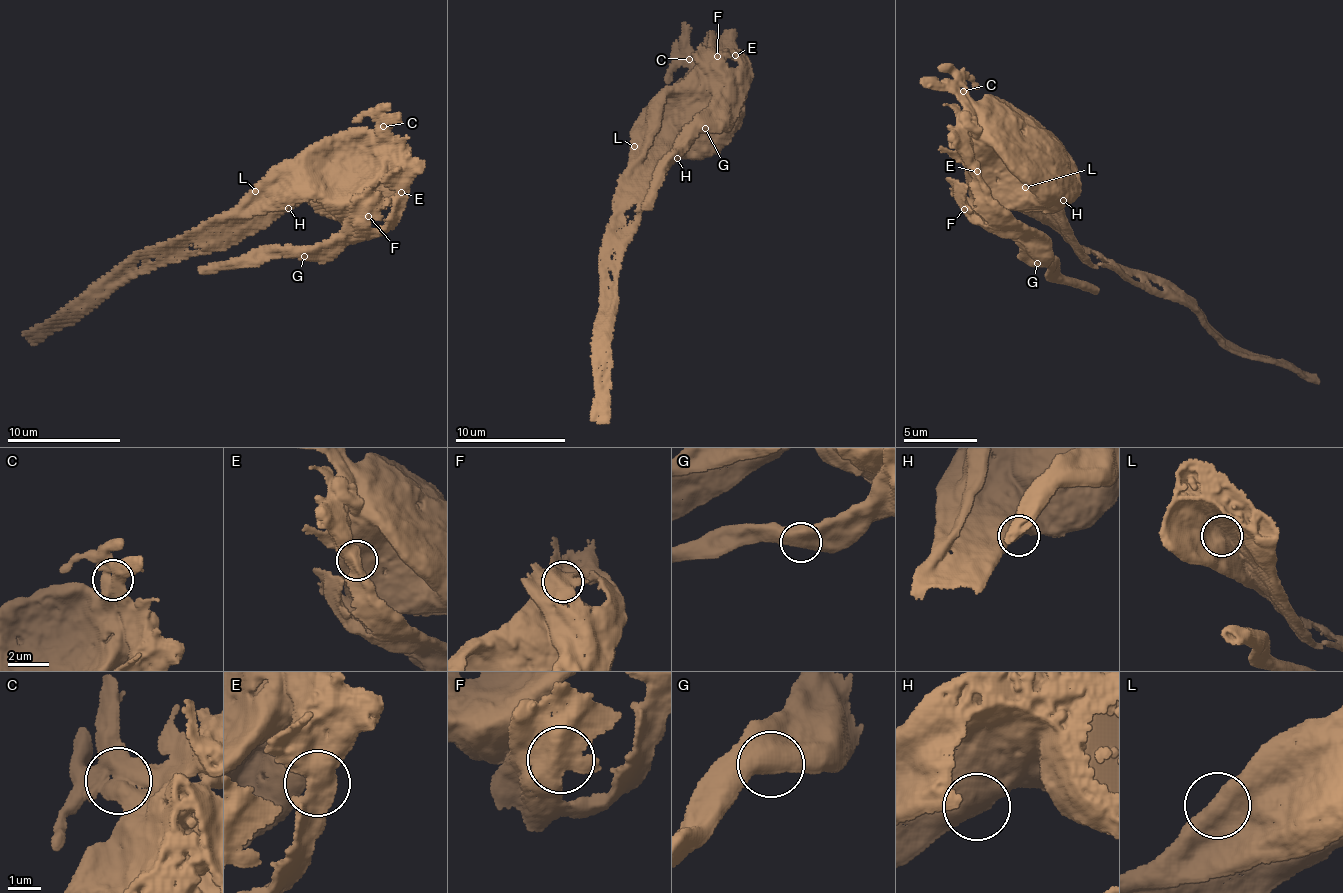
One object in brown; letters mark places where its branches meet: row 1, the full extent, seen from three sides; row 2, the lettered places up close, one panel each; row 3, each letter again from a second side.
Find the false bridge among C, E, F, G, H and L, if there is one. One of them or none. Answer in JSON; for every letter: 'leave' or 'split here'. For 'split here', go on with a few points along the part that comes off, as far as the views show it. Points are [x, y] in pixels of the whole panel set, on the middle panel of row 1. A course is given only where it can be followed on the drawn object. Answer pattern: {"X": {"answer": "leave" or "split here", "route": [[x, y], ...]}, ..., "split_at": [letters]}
{"C": {"answer": "split here", "route": [[689, 58], [731, 52], [738, 53], [740, 68], [704, 121], [667, 162], [655, 196], [644, 209]]}, "E": {"answer": "leave"}, "F": {"answer": "leave"}, "G": {"answer": "leave"}, "H": {"answer": "leave"}, "L": {"answer": "leave"}, "split_at": ["C"]}

